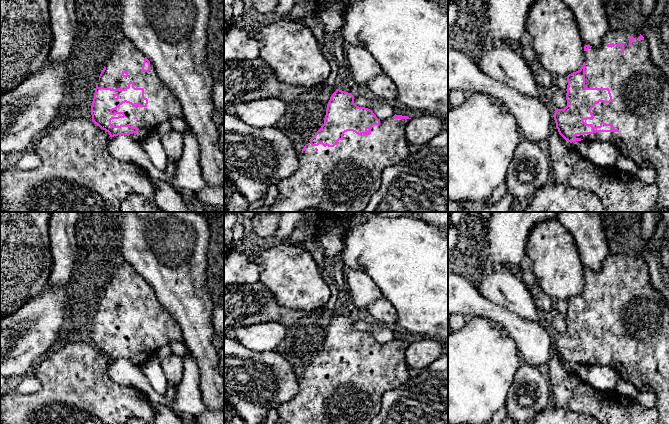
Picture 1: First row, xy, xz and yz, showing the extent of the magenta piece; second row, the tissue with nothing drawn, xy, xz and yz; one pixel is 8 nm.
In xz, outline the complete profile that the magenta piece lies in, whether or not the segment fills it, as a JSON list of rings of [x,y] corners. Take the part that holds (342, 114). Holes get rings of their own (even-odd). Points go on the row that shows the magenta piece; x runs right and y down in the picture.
[[[336,89],[326,109],[324,124],[298,152],[298,169],[277,185],[278,195],[275,202],[265,208],[245,212],[302,212],[306,209],[320,209],[325,212],[364,212],[370,198],[381,186],[382,171],[404,160],[409,154],[405,138],[405,127],[411,118],[394,115],[387,120],[380,120],[372,110],[359,107],[354,103],[354,96]]]

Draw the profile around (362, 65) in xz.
[[[357,45],[347,46],[347,65],[350,79],[364,86],[367,86],[371,79],[383,73],[375,57],[365,48]]]

